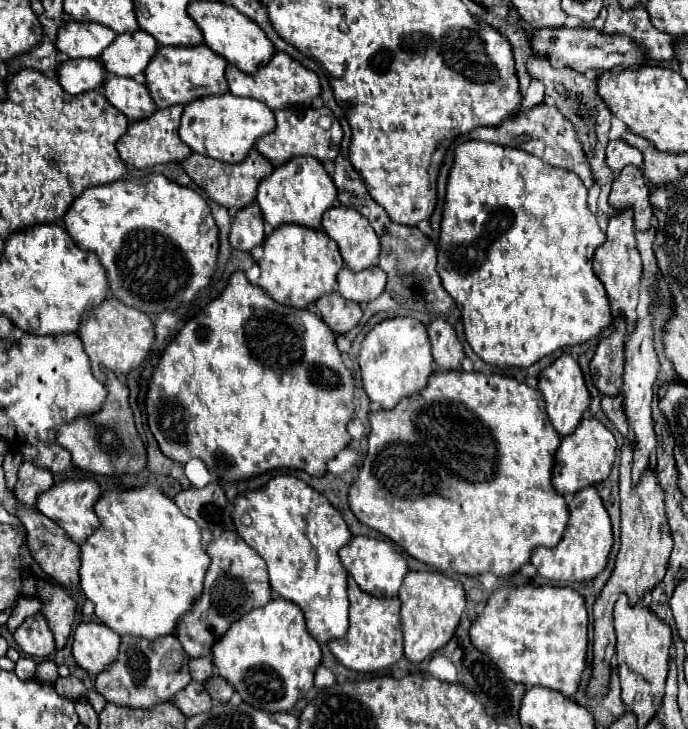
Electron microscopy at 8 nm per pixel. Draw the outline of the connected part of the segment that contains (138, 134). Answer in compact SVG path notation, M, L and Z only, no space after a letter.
M170 106L164 110L156 110L150 118L132 122L126 134L116 142L116 150L120 158L134 168L150 168L166 162L182 162L192 150L184 142L180 142L178 136L180 116L182 116L182 106Z

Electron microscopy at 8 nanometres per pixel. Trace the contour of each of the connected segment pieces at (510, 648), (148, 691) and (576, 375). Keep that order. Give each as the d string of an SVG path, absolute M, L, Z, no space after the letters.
M500 586L488 598L484 612L472 622L468 636L474 648L488 654L506 678L520 682L526 688L544 686L550 690L558 690L566 696L574 696L580 682L580 674L587 663L587 632L586 604L576 590L562 586Z
M130 634L120 636L118 658L108 670L102 670L102 674L96 676L96 692L108 702L130 708L150 708L158 702L168 702L190 682L188 660L190 658L172 634L156 638L154 642L148 638L130 638Z
M570 354L558 356L550 366L540 370L538 390L544 394L546 412L548 412L548 420L552 422L552 426L558 430L560 436L570 434L570 430L574 430L580 424L582 414L590 404L590 394L586 390L584 376L582 376L582 370L580 370L578 362Z

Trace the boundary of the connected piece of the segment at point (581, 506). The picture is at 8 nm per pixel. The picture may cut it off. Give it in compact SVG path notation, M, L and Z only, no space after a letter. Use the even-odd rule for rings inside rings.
M594 486L586 490L578 490L578 494L572 494L568 498L568 510L570 510L570 520L558 546L554 548L540 546L532 550L530 564L538 570L540 576L548 580L564 580L564 582L592 580L604 570L612 548L612 526L610 526L608 512L602 506L602 500Z

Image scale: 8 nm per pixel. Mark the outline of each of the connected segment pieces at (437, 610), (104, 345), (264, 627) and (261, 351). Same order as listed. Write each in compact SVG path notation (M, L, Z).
M408 572L402 590L398 590L402 606L402 634L404 634L404 656L420 664L426 656L434 654L452 638L454 628L460 622L462 610L466 606L466 596L462 582L452 580L440 572Z
M108 296L94 310L86 310L86 318L82 320L78 336L84 344L86 356L90 358L92 374L104 384L106 382L104 368L126 376L132 368L136 368L138 364L144 362L144 358L148 356L150 346L154 342L154 324L140 310L134 310L134 308L118 302L118 298Z
M274 596L266 606L246 612L230 624L212 648L216 672L234 686L242 700L256 710L288 712L298 700L298 692L306 694L314 686L314 670L320 664L322 652L318 642L306 632L302 610L294 602Z
M244 272L230 274L228 284L222 290L222 294L216 300L212 300L204 310L200 310L194 318L190 318L190 322L186 322L184 328L174 336L174 340L164 348L148 380L144 406L148 414L148 428L154 434L160 446L160 452L178 464L186 464L190 458L200 458L220 482L236 482L236 480L252 478L252 476L258 476L262 472L276 470L276 468L298 468L298 470L308 472L310 476L322 476L326 472L326 462L334 458L340 450L344 450L346 444L350 442L346 424L348 420L354 418L352 398L356 394L356 386L354 386L352 372L344 368L342 364L342 354L336 348L332 330L318 316L308 320L306 312L308 310L296 310L296 308L274 302L264 290L260 290L260 286L250 284Z

